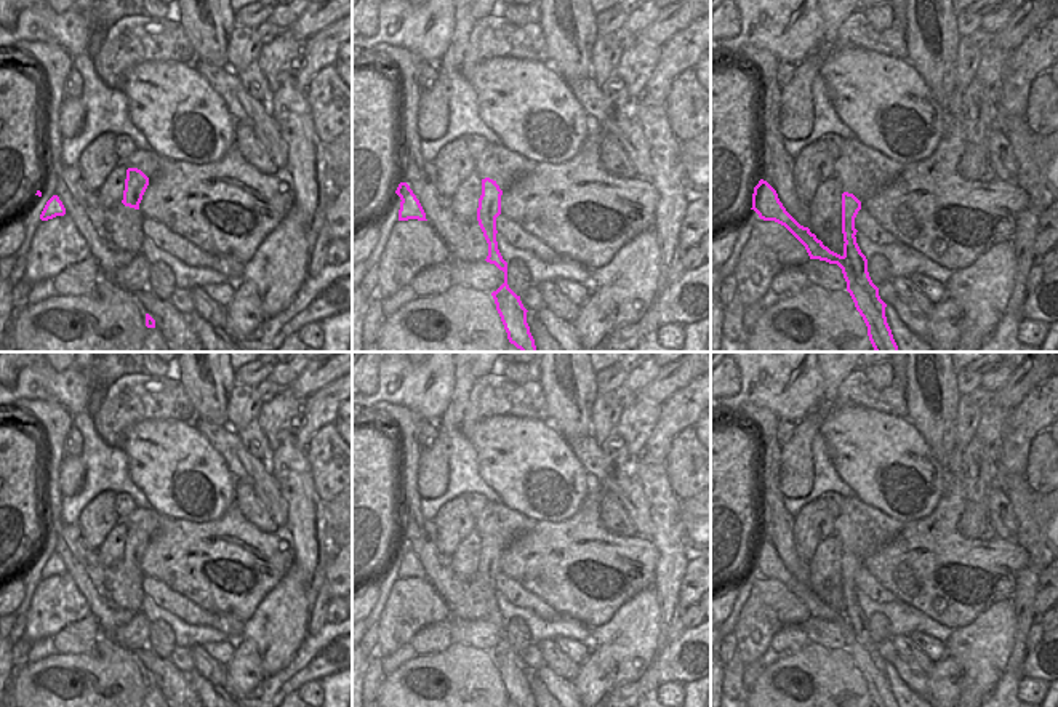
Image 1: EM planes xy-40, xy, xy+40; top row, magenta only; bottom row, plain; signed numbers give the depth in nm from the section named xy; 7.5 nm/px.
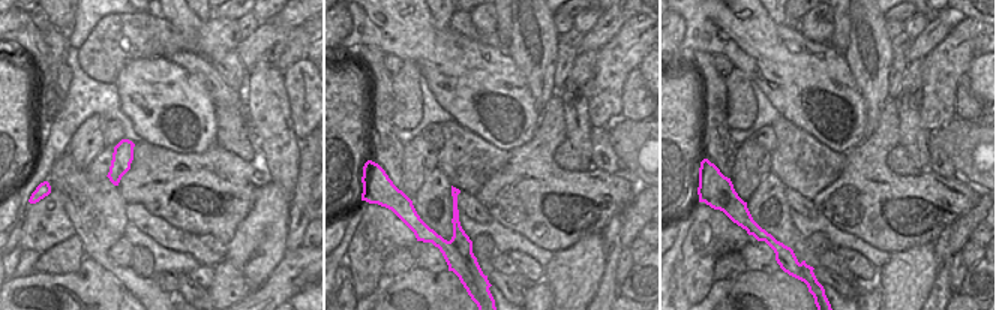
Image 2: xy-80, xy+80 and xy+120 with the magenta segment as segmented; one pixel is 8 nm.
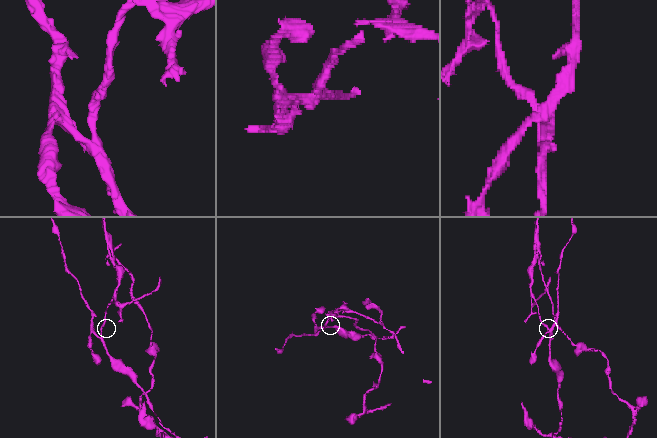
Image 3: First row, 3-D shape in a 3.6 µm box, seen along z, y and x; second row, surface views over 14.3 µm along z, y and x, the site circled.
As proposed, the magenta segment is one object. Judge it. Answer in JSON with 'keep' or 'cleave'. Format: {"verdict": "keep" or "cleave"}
{"verdict": "cleave"}

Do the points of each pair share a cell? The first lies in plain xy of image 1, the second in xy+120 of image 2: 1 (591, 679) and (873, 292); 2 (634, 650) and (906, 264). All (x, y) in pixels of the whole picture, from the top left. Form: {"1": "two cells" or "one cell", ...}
{"1": "one cell", "2": "one cell"}

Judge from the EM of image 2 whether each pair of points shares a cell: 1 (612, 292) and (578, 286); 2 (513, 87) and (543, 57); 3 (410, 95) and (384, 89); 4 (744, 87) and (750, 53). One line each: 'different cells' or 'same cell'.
1: different cells
2: different cells
3: different cells
4: different cells

